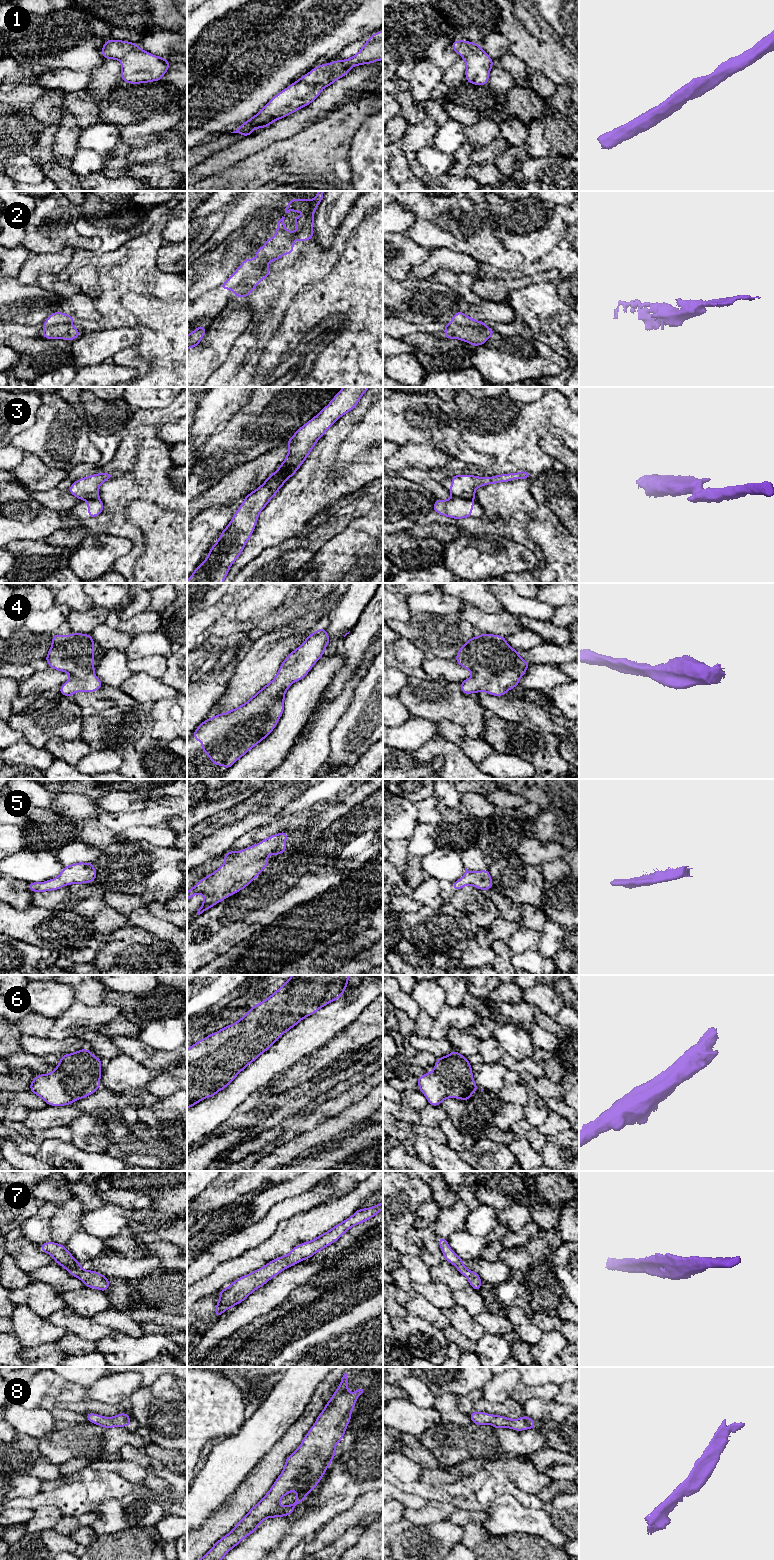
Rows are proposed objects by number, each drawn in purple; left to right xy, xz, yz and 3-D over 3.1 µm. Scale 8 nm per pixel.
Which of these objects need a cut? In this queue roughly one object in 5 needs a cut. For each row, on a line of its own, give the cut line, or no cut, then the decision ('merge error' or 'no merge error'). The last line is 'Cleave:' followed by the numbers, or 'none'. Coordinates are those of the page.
1: cut none; no merge error
2: cut none; no merge error
3: cut yz (452, 496), (473, 499); merge error
4: cut none; no merge error
5: cut none; no merge error
6: cut none; no merge error
7: cut none; no merge error
8: cut none; no merge error
Cleave: 3

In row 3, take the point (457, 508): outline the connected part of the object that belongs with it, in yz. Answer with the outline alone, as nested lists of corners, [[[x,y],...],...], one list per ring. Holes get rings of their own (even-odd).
[[[451,497],[447,500],[436,499],[433,504],[433,511],[441,516],[447,516],[453,519],[463,519],[472,517],[472,509],[475,499],[462,499]]]

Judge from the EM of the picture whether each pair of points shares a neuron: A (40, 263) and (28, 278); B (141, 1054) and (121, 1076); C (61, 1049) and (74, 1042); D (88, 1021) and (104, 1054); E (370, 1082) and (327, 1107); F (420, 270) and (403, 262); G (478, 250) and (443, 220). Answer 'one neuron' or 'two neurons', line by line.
A: one neuron
B: two neurons
C: one neuron
D: two neurons
E: one neuron
F: two neurons
G: one neuron

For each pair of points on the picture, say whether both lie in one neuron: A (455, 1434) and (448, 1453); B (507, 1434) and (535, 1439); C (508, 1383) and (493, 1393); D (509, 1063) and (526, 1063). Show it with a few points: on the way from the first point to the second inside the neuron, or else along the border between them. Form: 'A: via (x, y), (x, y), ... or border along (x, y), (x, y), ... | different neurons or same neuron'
A: via (455, 1439), (450, 1448) | same neuron
B: via (514, 1439), (528, 1439) | same neuron
C: via (504, 1383), (497, 1390) | same neuron
D: via (513, 1064), (522, 1064) | same neuron

